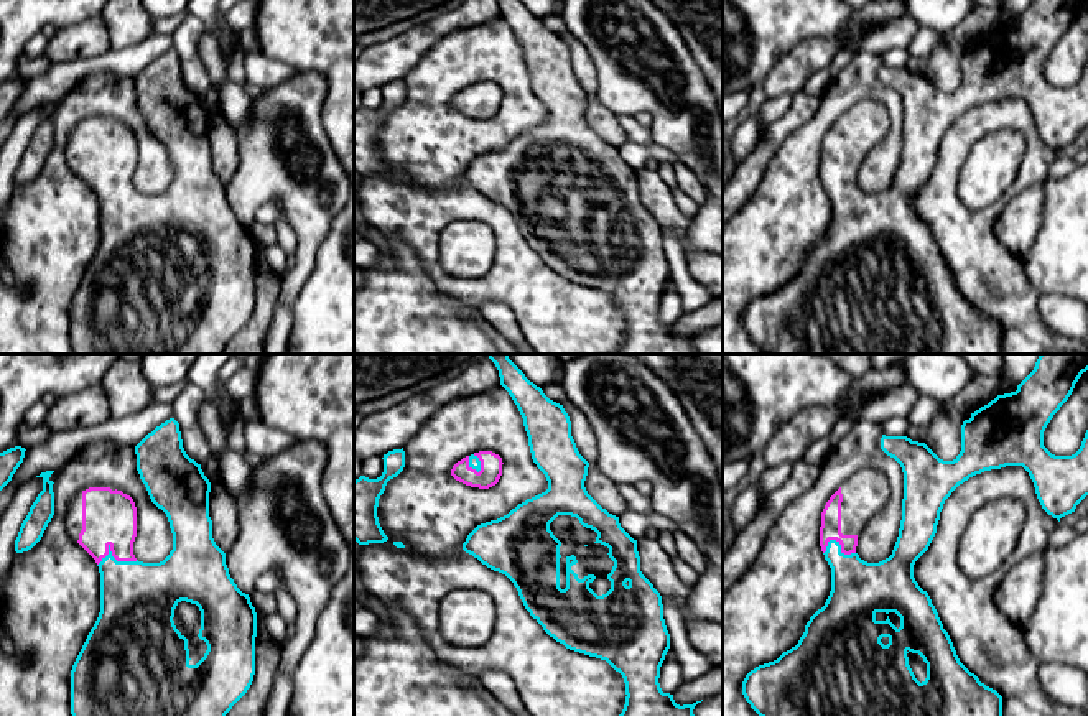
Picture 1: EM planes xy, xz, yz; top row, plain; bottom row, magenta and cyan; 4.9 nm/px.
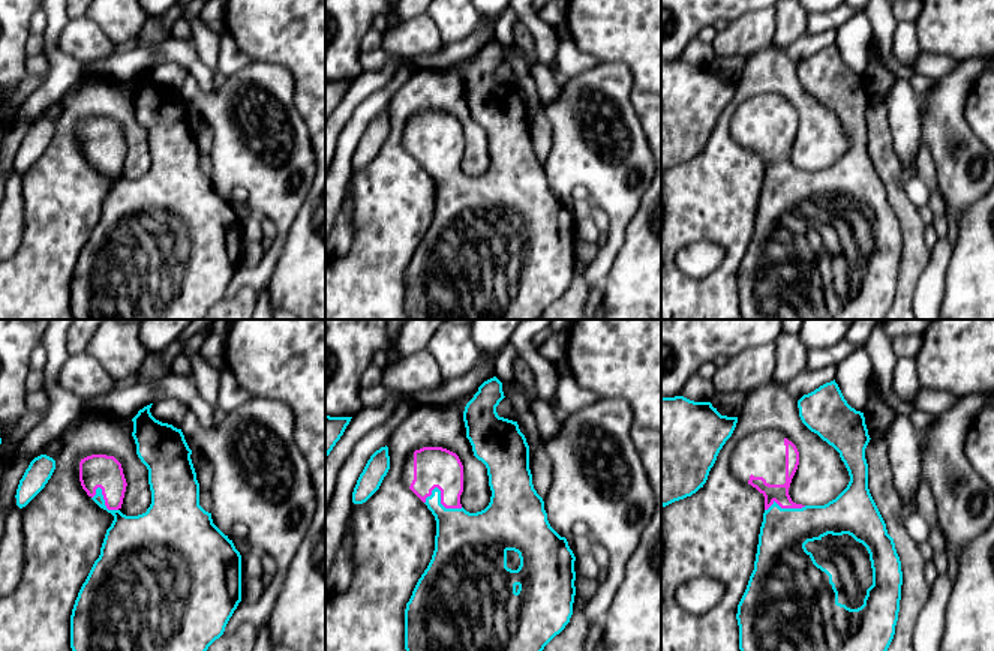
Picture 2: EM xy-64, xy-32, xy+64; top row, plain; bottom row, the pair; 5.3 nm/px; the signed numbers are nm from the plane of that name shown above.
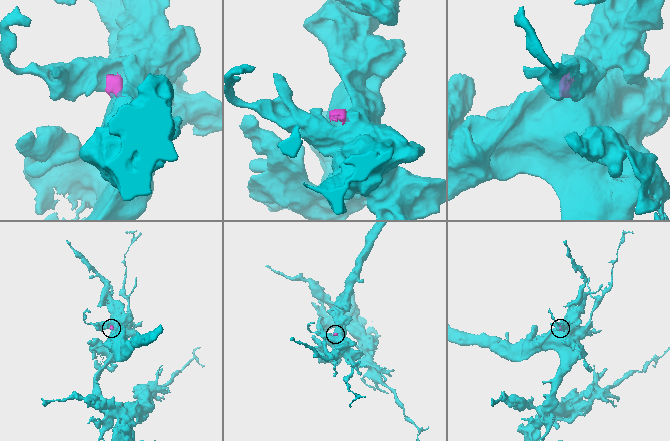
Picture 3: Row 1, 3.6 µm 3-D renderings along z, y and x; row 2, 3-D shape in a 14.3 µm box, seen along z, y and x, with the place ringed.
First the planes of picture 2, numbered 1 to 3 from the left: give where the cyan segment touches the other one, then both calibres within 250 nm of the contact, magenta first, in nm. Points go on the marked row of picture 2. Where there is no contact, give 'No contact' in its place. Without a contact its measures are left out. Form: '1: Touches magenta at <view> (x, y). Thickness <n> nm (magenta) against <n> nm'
1: Touches magenta at xy-64 (105, 503). Thickness 180 nm (magenta) against 280 nm
2: Touches magenta at xy-32 (441, 500). Thickness 220 nm (magenta) against 320 nm
3: Touches magenta at xy+64 (784, 507). Thickness 100 nm (magenta) against 260 nm

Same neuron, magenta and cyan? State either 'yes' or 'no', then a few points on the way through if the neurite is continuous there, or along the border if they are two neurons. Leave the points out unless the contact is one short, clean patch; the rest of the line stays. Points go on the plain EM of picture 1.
yes; way xy (109, 148), (109, 173), (117, 191), (122, 209), (137, 231)

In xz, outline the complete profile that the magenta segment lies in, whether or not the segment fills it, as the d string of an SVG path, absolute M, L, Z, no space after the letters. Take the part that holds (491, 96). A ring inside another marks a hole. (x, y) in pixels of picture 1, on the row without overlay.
M479 82L458 92L451 107L471 119L489 120L502 107L502 89L492 82Z

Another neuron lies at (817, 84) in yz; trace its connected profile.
M828 67L816 71L805 84L803 91L808 95L816 95L821 97L828 87L828 84L831 82L831 74L828 71Z

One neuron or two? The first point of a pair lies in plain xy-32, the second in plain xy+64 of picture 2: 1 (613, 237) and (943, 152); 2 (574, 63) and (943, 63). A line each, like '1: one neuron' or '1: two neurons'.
1: one neuron
2: one neuron

